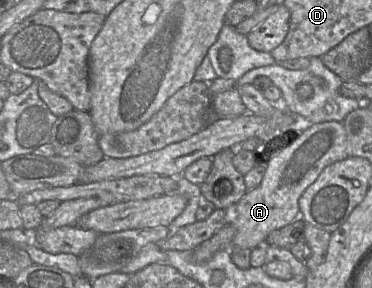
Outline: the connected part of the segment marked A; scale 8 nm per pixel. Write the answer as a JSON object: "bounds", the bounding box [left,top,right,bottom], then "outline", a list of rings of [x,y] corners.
{"bounds":[233,122,349,250],"outline":[[[341,122],[315,123],[301,131],[300,137],[293,144],[270,159],[260,185],[248,190],[237,202],[233,246],[252,250],[264,245],[266,237],[273,230],[282,228],[297,218],[303,219],[298,205],[300,196],[326,166],[349,157],[347,135]]]}

